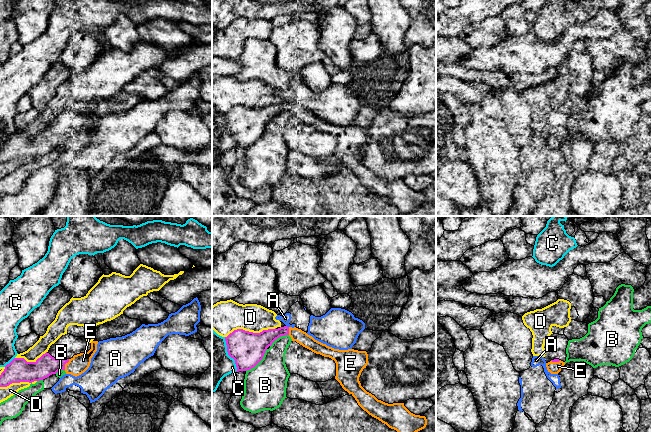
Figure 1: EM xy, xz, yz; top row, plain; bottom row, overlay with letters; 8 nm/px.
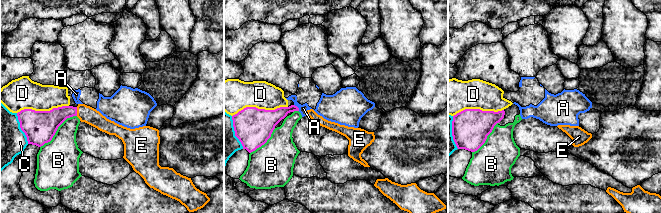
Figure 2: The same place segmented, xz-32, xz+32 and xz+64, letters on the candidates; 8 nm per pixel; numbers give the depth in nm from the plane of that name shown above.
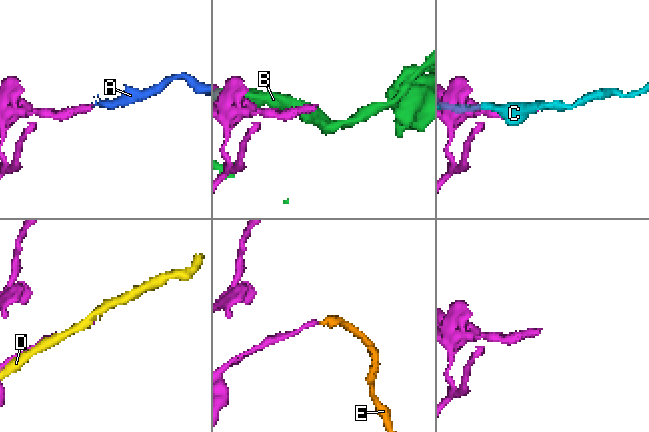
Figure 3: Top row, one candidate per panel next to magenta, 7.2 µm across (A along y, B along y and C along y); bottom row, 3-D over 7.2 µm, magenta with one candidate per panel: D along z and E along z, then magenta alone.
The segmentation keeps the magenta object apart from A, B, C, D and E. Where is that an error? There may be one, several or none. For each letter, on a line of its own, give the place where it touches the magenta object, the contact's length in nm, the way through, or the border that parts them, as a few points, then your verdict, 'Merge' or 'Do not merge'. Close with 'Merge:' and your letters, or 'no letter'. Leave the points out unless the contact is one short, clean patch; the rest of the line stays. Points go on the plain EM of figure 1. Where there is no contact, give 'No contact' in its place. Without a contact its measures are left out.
A: Touches magenta at xz (286, 102). Shared border 30 nm. Do not merge
B: Touches magenta at xz (258, 138). Shared border 260 nm. Do not merge
C: Touches magenta at xz (228, 130). Shared border 300 nm. Do not merge
D: Touches magenta at xz (250, 108). Shared border 420 nm. Do not merge
E: Touches magenta at xy (65, 139). Shared border 100 nm. Merge
Merge: E

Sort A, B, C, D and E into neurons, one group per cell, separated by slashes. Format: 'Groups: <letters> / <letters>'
Groups: A / B / C / D / E

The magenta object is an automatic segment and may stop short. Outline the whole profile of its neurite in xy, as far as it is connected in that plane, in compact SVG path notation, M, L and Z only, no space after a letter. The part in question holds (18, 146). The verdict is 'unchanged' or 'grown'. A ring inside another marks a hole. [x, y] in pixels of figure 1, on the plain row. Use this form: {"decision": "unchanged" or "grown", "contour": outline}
{"decision": "grown", "contour": "M67 109L35 138L14 134L0 151L0 163L7 163L12 159L40 157L61 146L75 153L81 151L89 144L98 120L96 115L91 119L86 115L87 113L75 113Z"}

